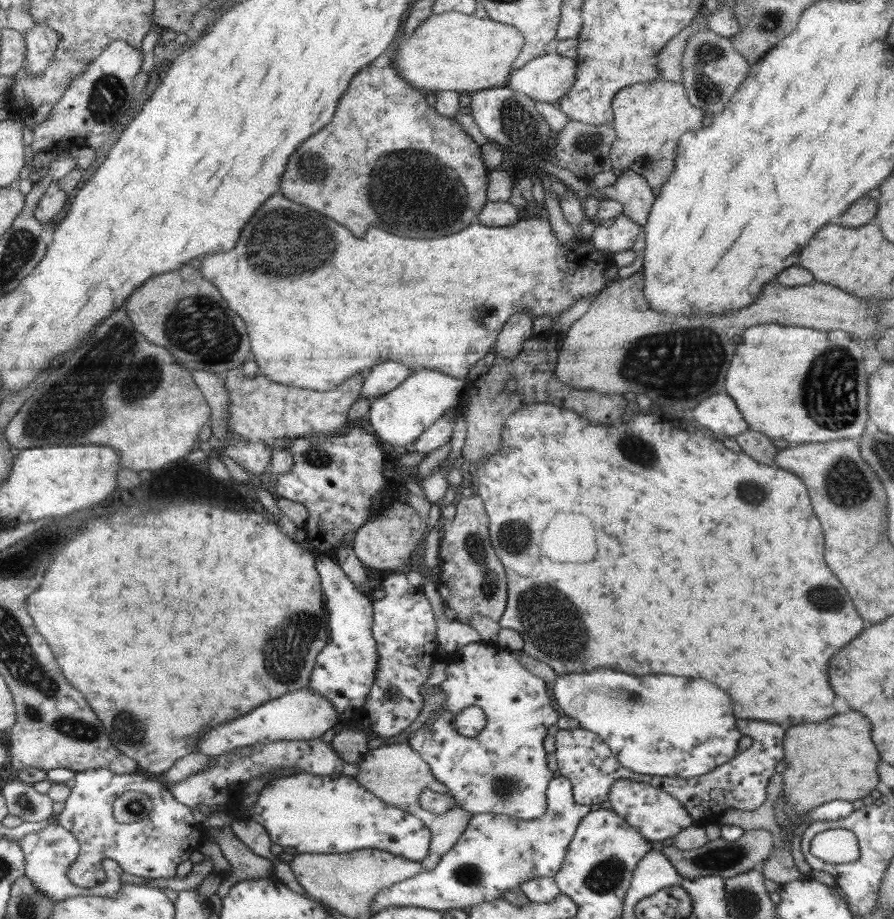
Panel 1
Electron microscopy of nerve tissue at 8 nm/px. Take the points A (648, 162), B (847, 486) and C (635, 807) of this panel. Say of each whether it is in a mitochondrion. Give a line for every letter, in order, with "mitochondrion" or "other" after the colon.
A: mitochondrion
B: mitochondrion
C: other

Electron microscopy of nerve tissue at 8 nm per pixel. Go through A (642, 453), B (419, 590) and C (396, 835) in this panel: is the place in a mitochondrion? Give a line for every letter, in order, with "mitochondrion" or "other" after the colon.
A: mitochondrion
B: other
C: other

